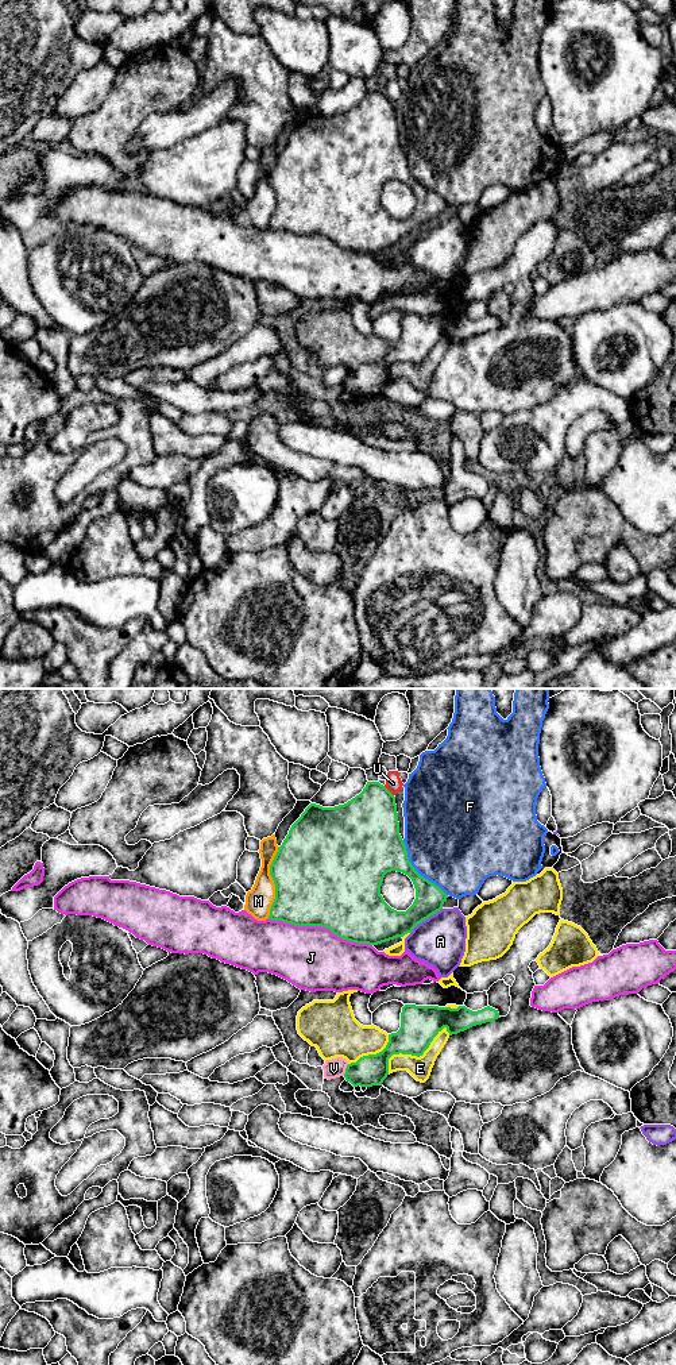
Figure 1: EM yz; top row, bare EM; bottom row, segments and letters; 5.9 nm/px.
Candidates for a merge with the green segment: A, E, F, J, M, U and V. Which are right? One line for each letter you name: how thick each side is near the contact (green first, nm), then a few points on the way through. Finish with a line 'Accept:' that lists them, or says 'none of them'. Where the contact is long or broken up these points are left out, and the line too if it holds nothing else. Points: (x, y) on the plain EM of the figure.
Accept: none of them

